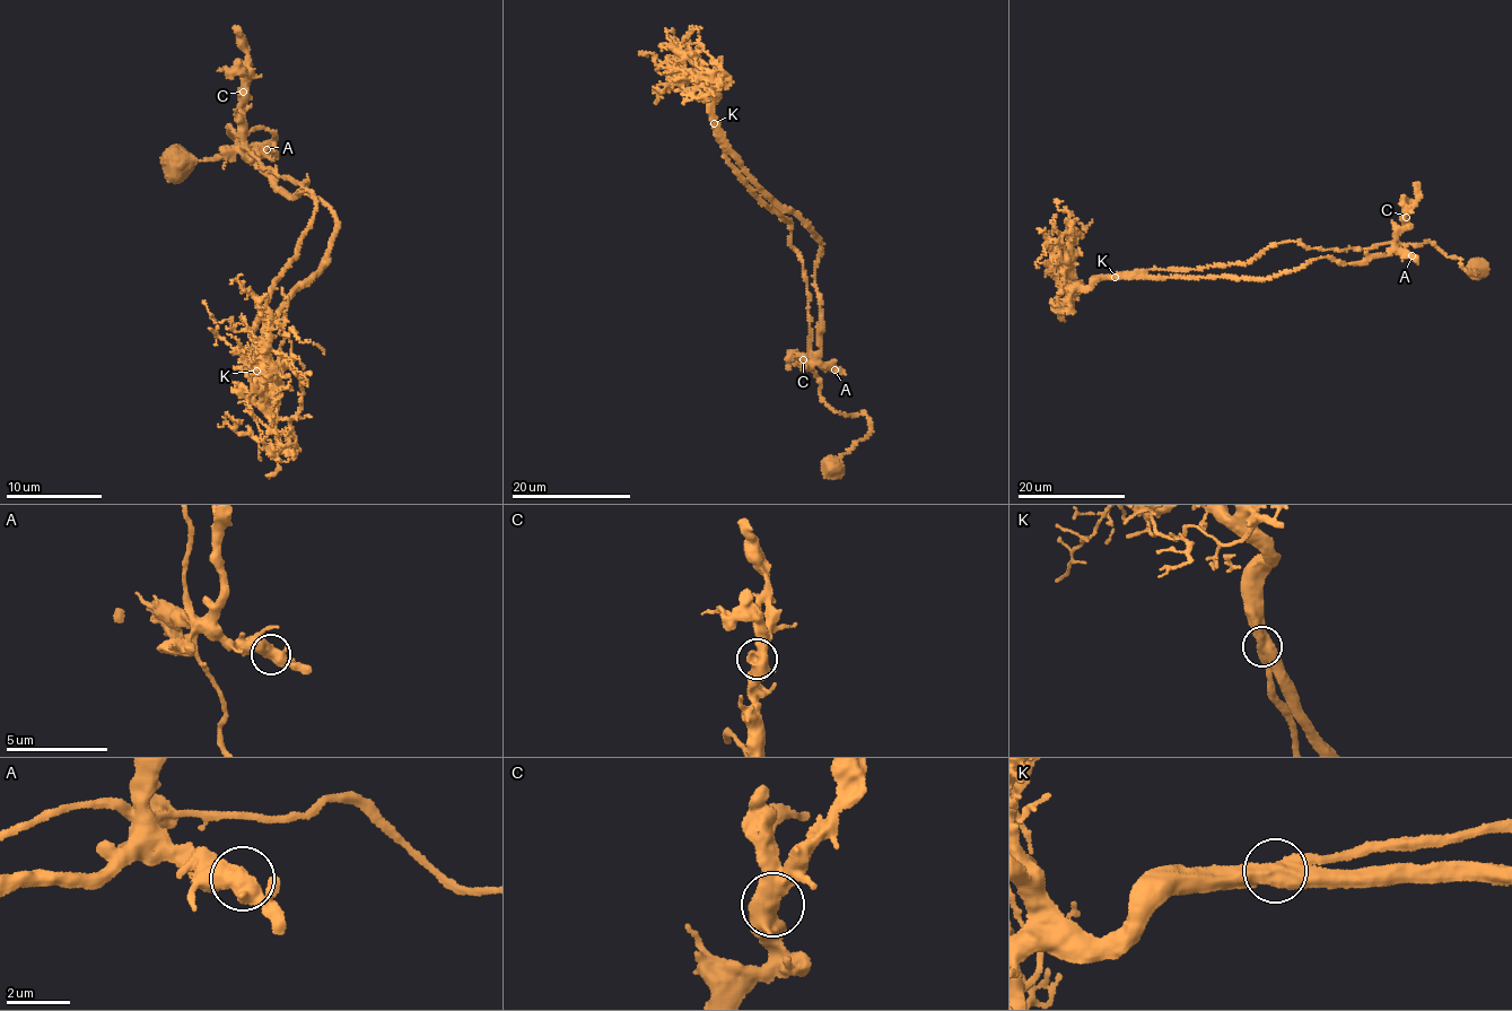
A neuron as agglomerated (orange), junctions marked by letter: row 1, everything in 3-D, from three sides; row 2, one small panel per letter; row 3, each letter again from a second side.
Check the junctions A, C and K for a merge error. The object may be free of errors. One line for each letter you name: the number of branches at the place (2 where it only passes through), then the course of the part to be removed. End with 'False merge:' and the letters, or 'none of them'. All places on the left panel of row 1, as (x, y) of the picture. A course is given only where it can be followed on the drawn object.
False merge: none of them

